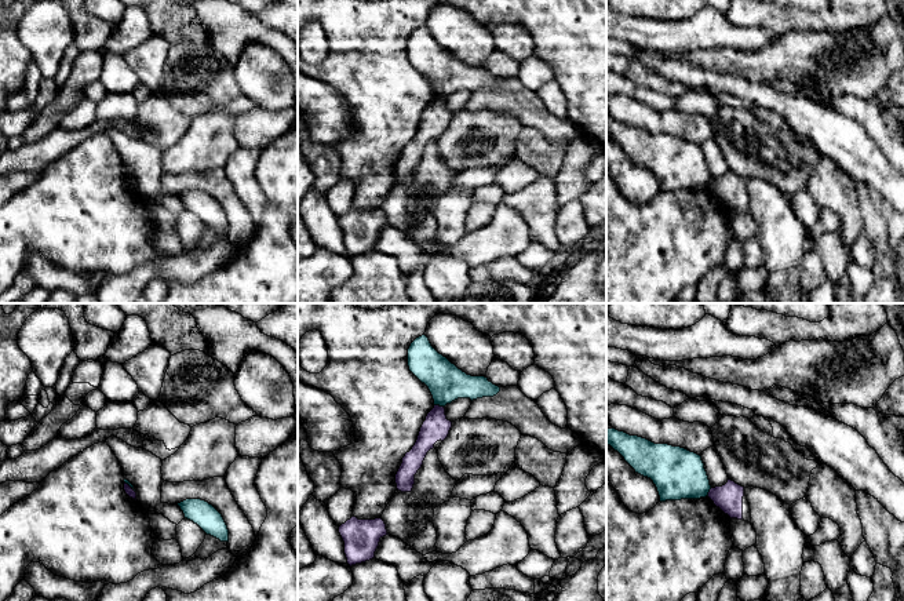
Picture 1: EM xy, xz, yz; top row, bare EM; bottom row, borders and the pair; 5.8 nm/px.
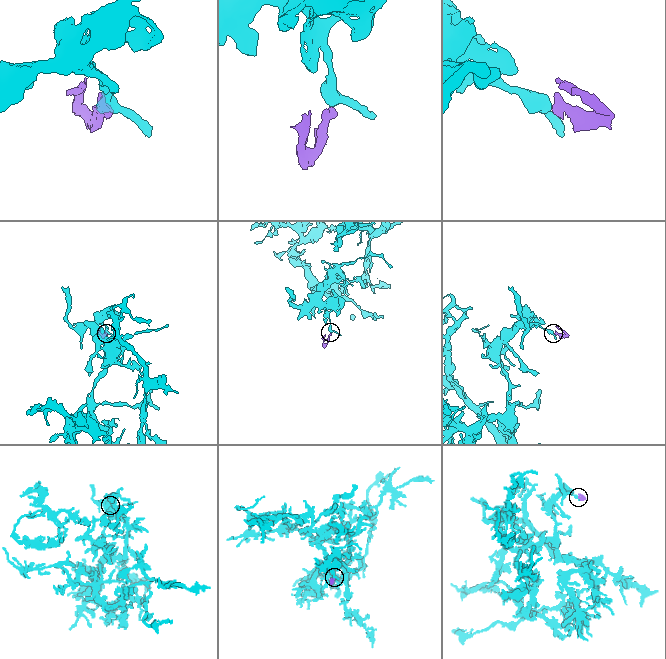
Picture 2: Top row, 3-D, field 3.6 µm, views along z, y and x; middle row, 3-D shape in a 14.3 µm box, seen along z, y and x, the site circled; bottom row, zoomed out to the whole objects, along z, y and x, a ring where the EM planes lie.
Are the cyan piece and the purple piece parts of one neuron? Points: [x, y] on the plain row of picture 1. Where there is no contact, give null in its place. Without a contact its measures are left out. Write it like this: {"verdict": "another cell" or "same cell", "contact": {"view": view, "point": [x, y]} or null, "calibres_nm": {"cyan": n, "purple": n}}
{"verdict": "another cell", "contact": {"view": "xz", "point": [438, 95]}, "calibres_nm": {"cyan": 220, "purple": 150}}

